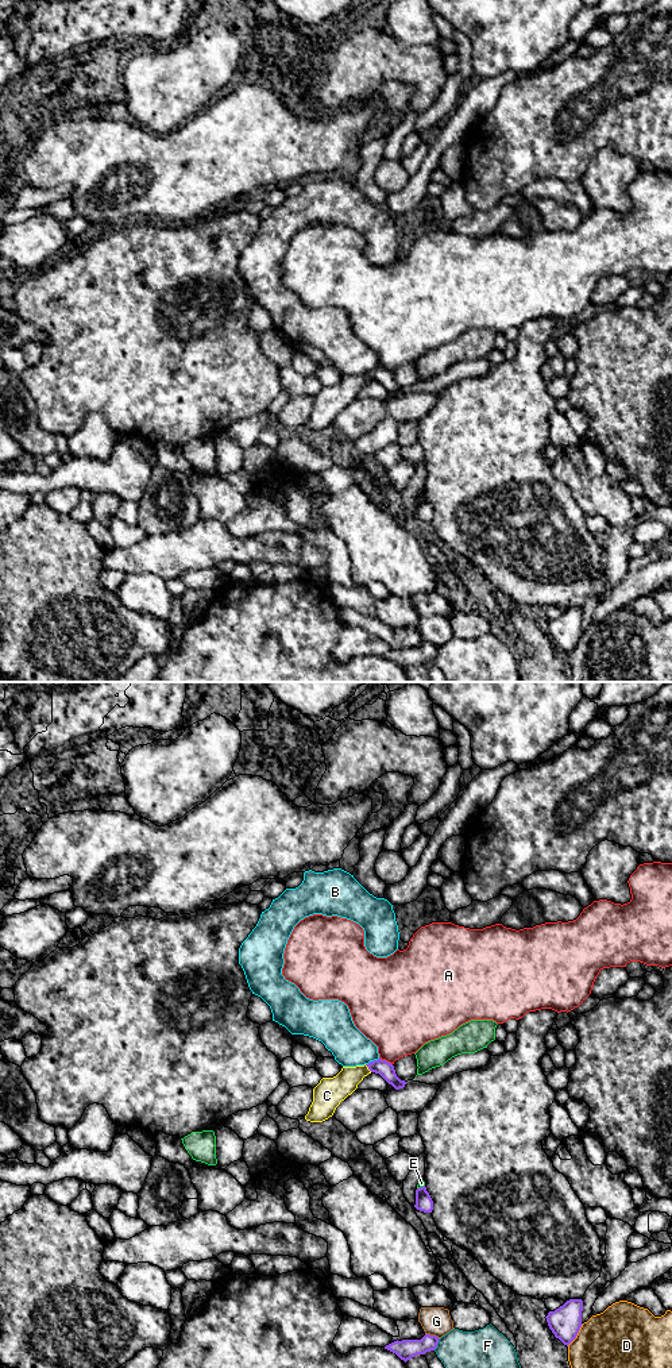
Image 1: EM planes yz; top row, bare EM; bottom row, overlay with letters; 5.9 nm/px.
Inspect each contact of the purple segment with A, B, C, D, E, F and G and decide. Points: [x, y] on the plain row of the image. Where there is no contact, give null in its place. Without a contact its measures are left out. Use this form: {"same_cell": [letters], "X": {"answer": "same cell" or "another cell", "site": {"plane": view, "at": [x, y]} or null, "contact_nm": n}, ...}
{"same_cell": [], "A": {"answer": "another cell", "site": {"plane": "yz", "at": [385, 369]}, "contact_nm": 90}, "B": {"answer": "another cell", "site": {"plane": "yz", "at": [371, 370]}, "contact_nm": 90}, "C": {"answer": "another cell", "site": {"plane": "yz", "at": [369, 377]}, "contact_nm": 60}, "D": {"answer": "another cell", "site": {"plane": "yz", "at": [576, 643]}, "contact_nm": 170}, "E": {"answer": "another cell", "site": {"plane": "yz", "at": [420, 496]}, "contact_nm": 50}, "F": {"answer": "another cell", "site": {"plane": "yz", "at": [437, 651]}, "contact_nm": 80}, "G": {"answer": "another cell", "site": {"plane": "yz", "at": [432, 644]}, "contact_nm": 90}}

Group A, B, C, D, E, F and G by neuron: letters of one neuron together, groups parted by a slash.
A / B / C G / D / E / F

